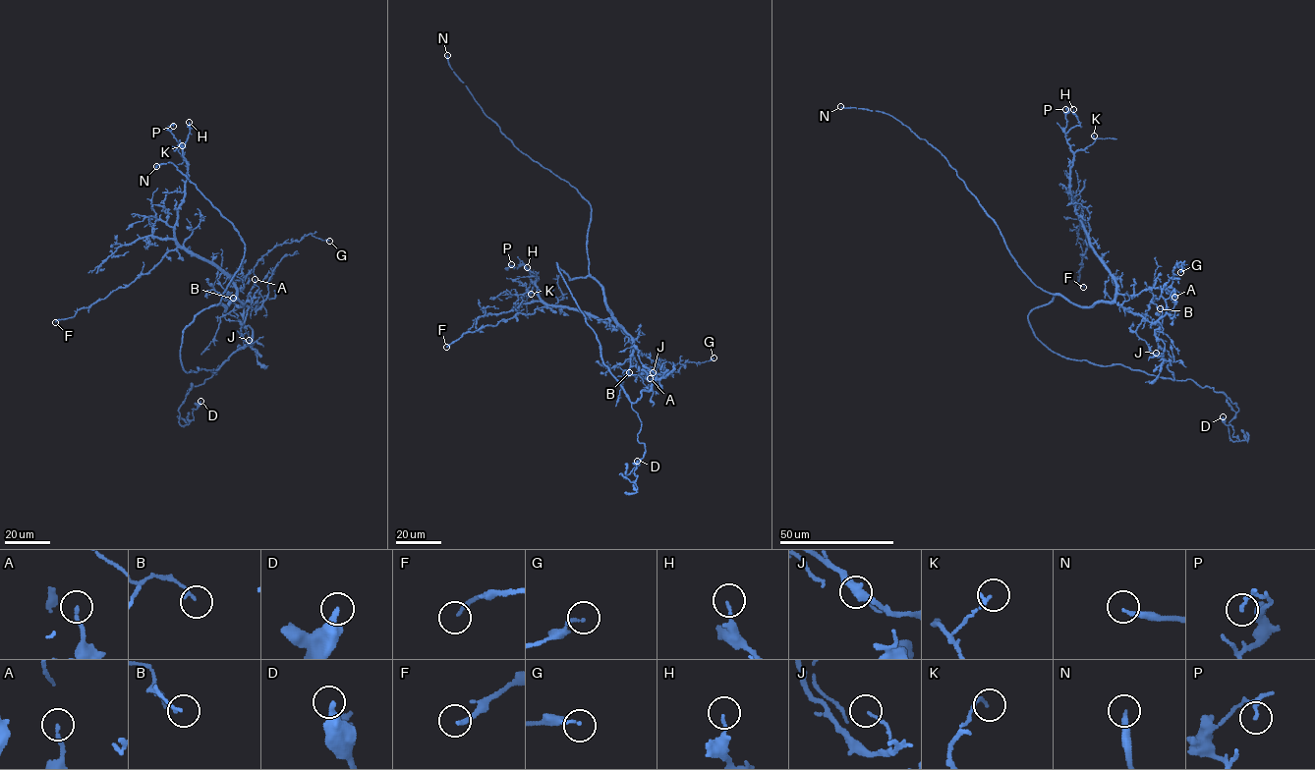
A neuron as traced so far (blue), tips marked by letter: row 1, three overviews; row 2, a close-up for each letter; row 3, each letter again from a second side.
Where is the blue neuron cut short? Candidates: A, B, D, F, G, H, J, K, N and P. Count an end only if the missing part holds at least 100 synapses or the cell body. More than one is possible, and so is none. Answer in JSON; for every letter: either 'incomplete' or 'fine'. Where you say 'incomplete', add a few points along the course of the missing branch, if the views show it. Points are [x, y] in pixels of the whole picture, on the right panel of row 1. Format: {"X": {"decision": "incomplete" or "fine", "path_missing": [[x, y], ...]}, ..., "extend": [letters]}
{"A": {"decision": "fine"}, "B": {"decision": "fine"}, "D": {"decision": "fine"}, "F": {"decision": "fine"}, "G": {"decision": "fine"}, "H": {"decision": "fine"}, "J": {"decision": "fine"}, "K": {"decision": "fine"}, "N": {"decision": "incomplete", "path_missing": [[840, 106], [820, 103], [815, 108], [815, 114]]}, "P": {"decision": "fine"}, "extend": ["N"]}

